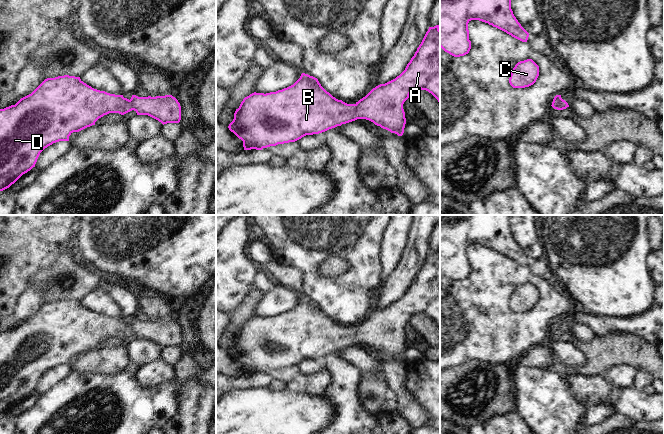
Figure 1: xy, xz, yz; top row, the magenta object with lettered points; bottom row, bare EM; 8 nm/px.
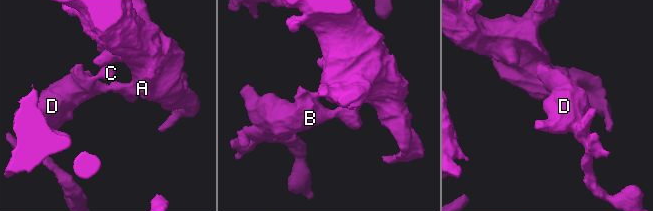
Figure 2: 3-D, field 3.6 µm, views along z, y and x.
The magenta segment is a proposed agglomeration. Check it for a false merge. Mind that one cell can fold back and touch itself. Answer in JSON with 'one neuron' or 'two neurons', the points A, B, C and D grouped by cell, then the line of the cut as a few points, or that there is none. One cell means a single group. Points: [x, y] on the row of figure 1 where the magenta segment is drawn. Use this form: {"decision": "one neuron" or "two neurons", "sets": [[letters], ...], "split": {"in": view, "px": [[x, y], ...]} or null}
{"decision": "one neuron", "sets": [["A", "B", "C", "D"]], "split": null}

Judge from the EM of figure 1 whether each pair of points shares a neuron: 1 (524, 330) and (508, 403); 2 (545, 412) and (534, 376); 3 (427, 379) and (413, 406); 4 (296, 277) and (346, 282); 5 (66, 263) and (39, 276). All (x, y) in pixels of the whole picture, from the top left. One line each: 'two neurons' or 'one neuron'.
1: two neurons
2: one neuron
3: two neurons
4: two neurons
5: one neuron

